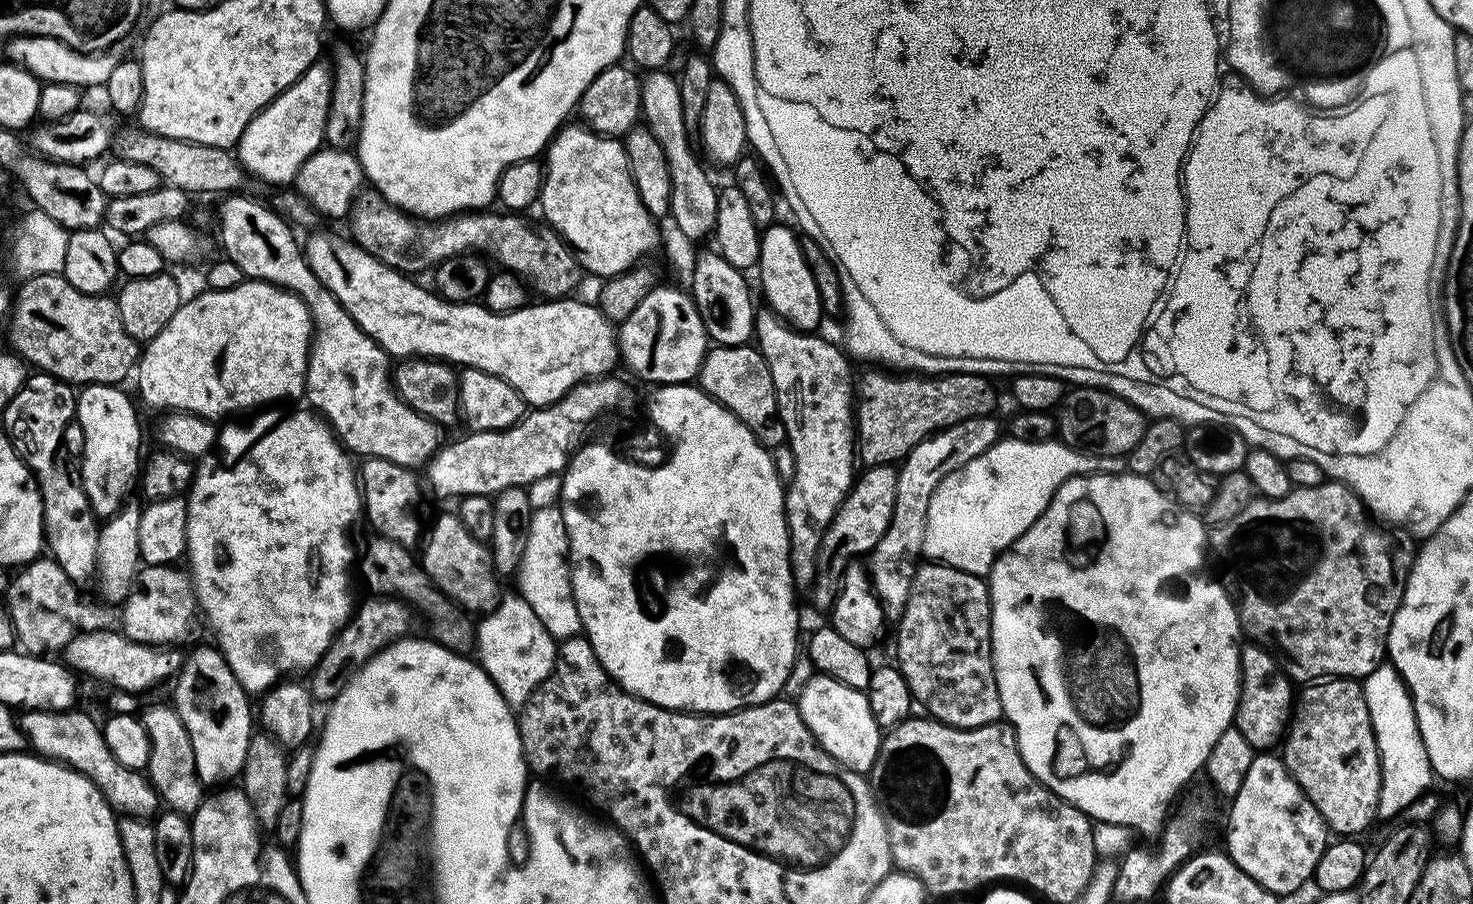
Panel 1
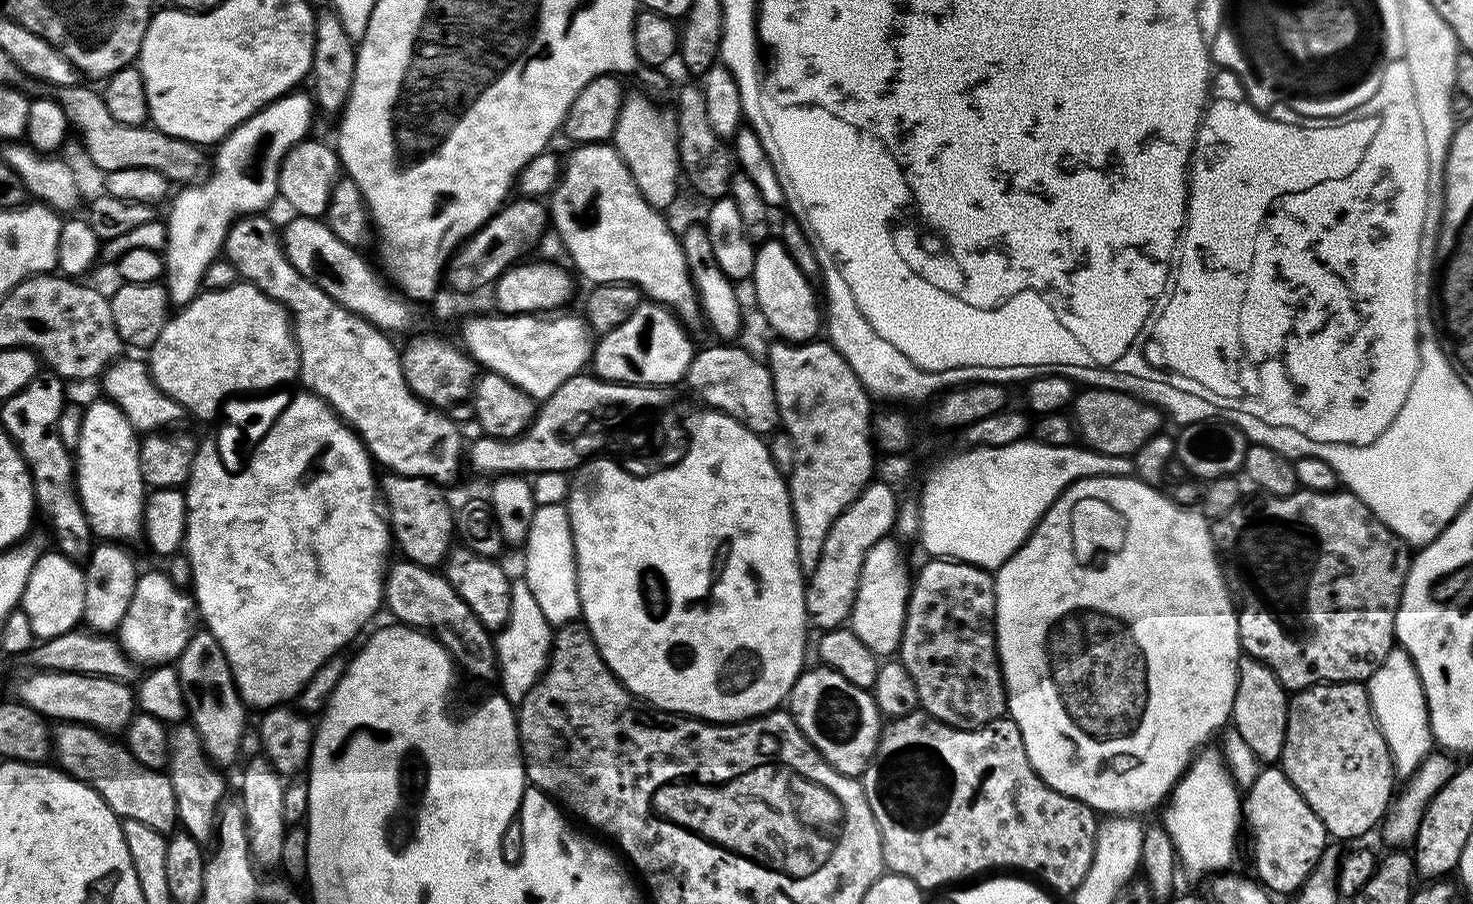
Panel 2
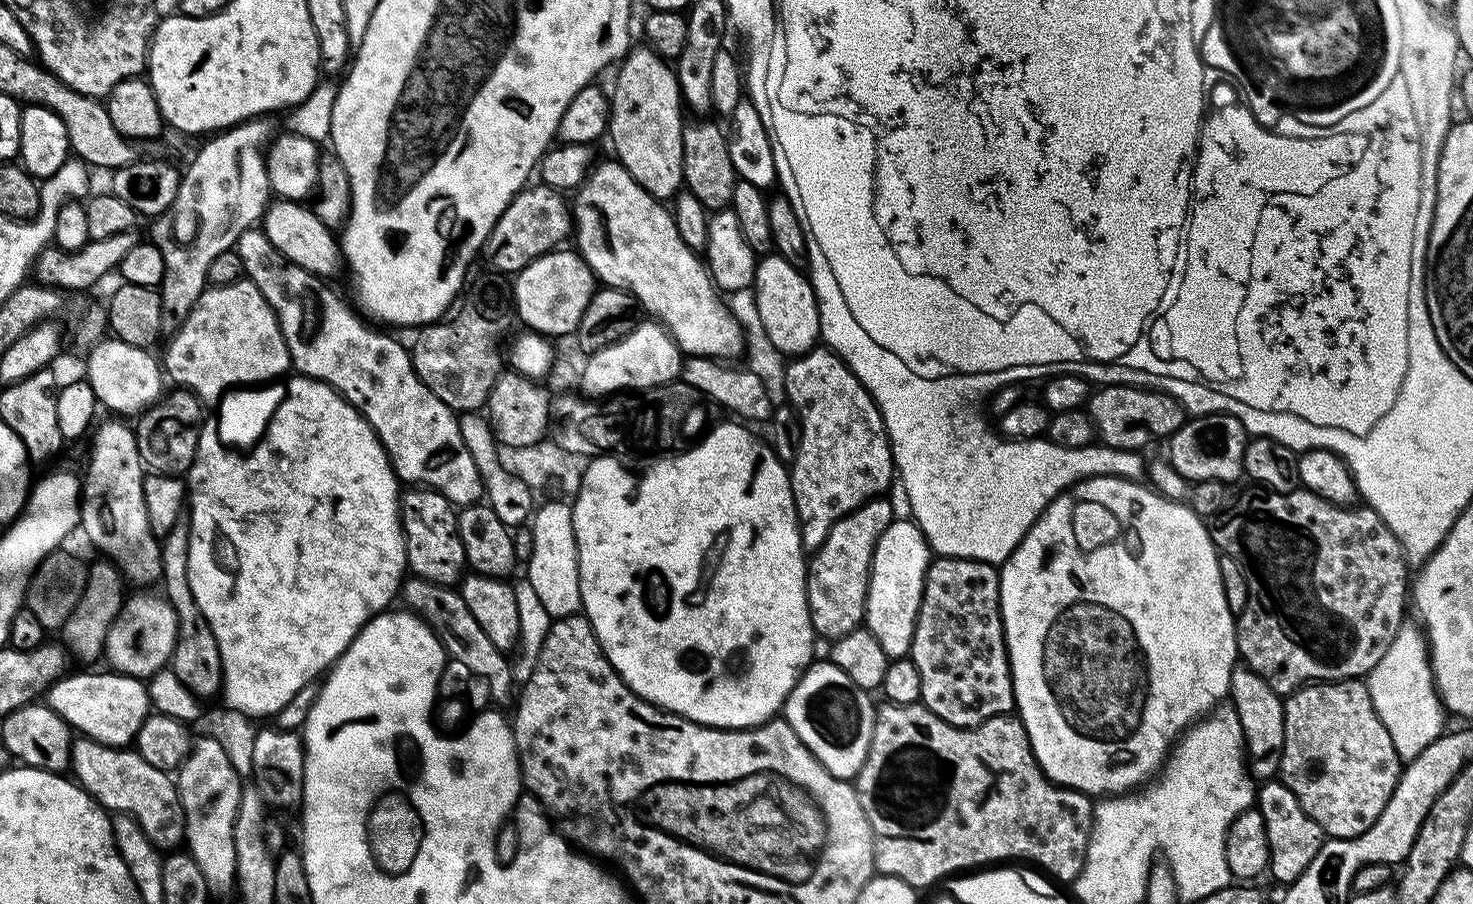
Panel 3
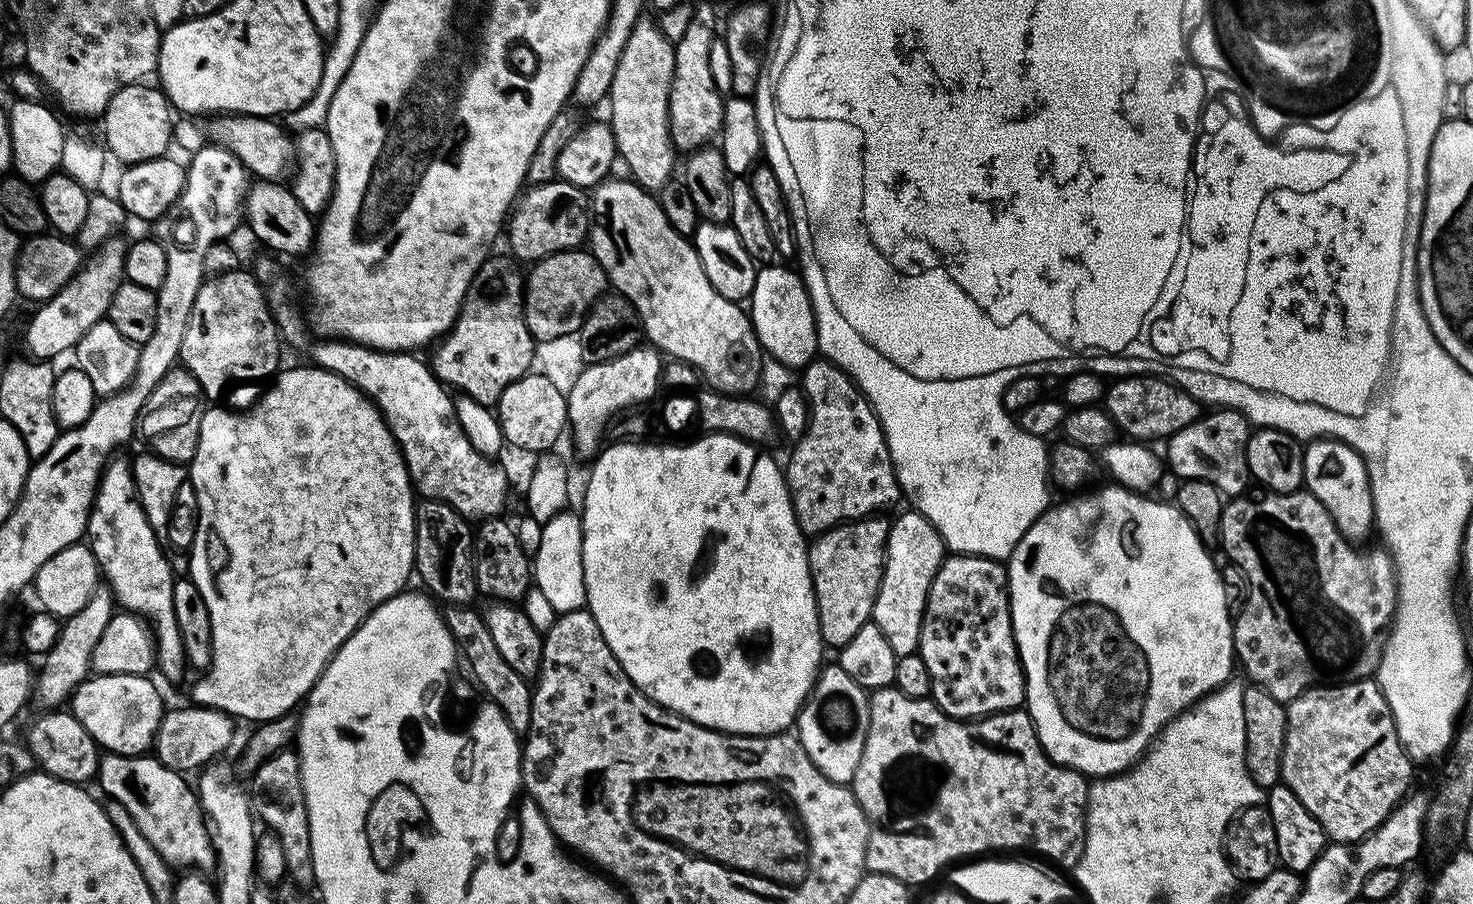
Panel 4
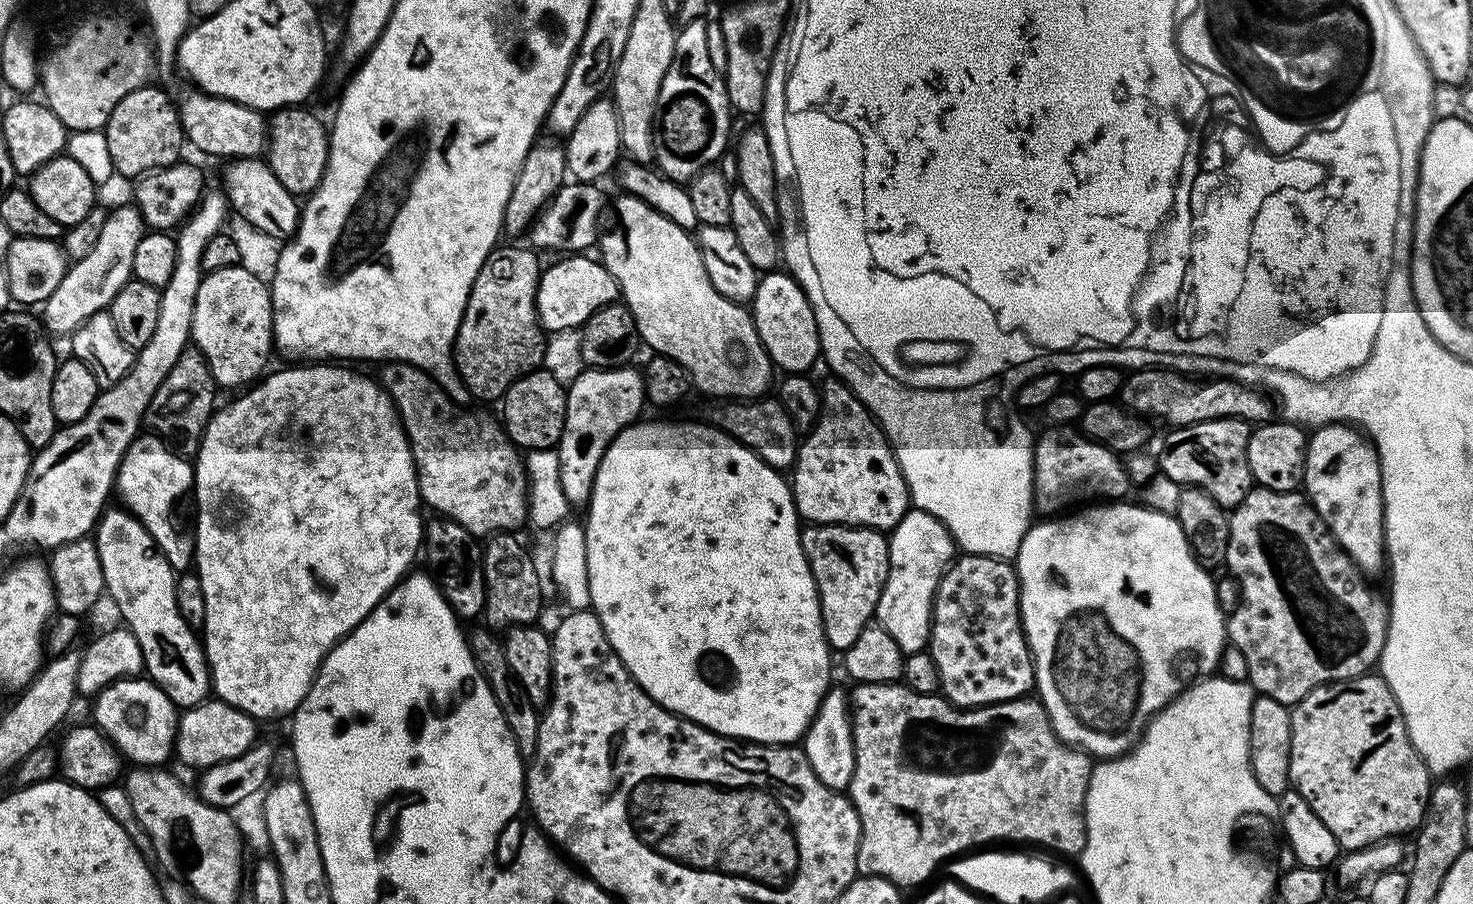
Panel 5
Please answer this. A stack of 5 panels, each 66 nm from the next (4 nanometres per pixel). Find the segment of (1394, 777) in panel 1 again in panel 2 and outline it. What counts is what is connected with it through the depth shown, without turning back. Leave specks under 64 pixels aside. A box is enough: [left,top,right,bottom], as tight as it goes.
[1366,646,1433,770]

